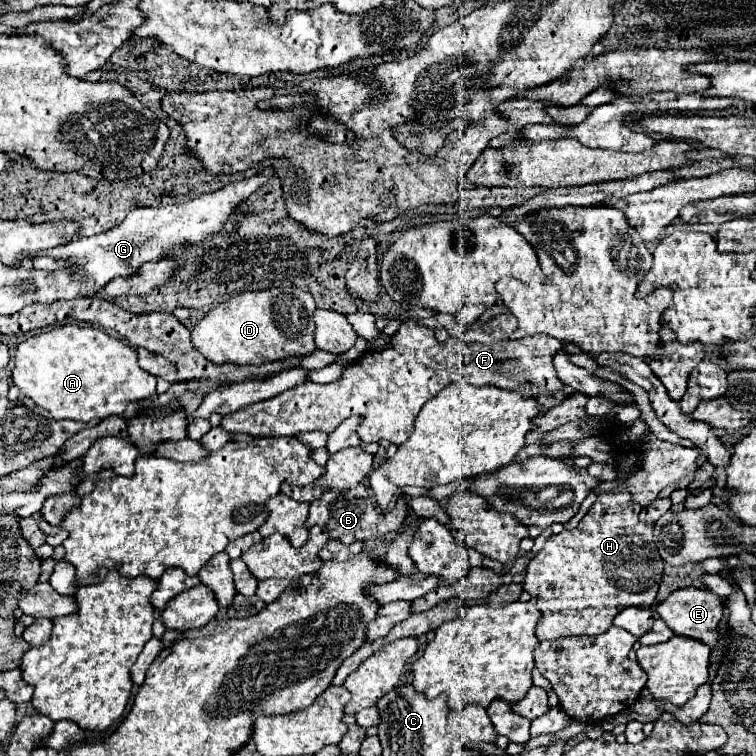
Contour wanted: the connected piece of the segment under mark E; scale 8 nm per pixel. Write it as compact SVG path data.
M678 589L666 601L658 603L654 609L676 635L692 637L696 641L702 641L710 649L716 649L720 639L718 625L724 619L724 603L716 593L702 591L702 589Z

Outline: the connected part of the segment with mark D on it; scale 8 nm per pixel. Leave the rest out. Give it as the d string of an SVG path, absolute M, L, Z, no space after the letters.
M266 289L232 295L208 311L192 329L194 347L214 365L264 365L310 355L314 345L314 297L300 289Z

